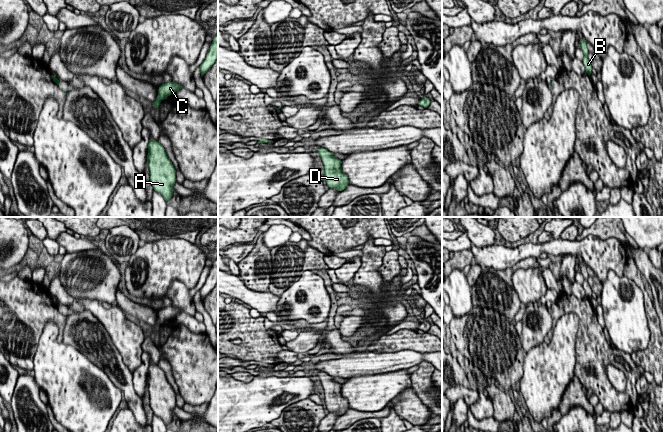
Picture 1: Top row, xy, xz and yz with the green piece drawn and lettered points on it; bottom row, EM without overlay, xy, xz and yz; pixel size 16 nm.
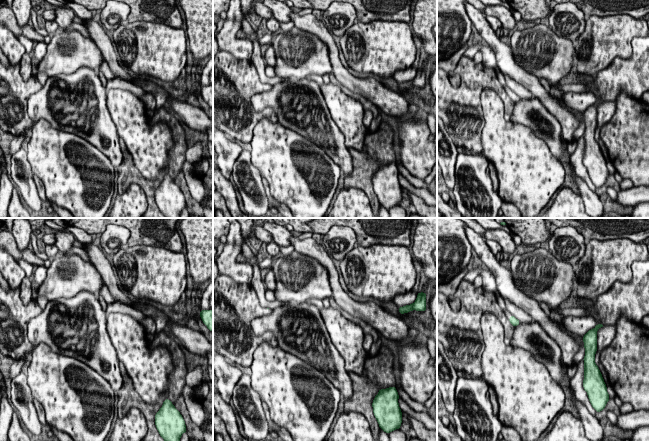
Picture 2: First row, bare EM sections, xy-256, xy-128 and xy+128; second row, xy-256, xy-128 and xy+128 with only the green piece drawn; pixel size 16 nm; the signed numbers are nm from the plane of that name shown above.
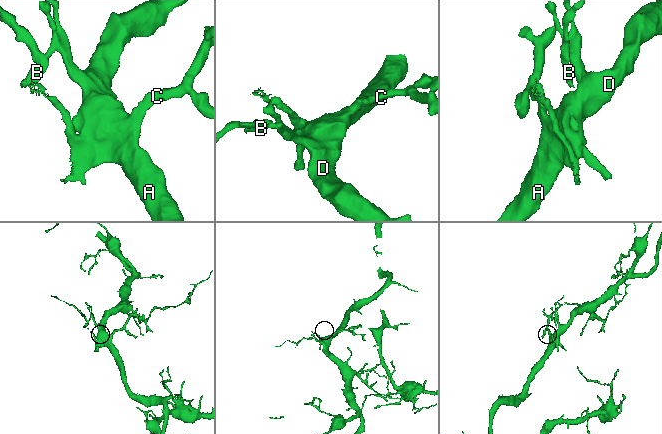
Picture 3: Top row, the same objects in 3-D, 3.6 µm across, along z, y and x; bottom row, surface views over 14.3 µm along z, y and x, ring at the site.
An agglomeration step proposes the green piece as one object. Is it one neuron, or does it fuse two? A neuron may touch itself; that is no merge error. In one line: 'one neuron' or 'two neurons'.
one neuron

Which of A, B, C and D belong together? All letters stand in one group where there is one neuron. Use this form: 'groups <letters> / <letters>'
groups A B C D

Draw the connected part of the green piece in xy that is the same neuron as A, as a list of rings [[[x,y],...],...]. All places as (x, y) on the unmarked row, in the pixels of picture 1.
[[[150,361],[147,376],[150,408],[154,415],[161,418],[167,426],[173,421],[176,393],[168,382],[164,371],[152,361]]]

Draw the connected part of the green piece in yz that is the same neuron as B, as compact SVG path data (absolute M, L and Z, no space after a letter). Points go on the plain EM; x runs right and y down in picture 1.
M583 261L582 266L580 267L579 271L581 272L581 274L584 277L584 282L583 282L582 286L585 290L586 298L588 298L590 300L592 298L593 291L592 291L590 285L588 284L589 275L588 275L586 266L587 266L586 263Z

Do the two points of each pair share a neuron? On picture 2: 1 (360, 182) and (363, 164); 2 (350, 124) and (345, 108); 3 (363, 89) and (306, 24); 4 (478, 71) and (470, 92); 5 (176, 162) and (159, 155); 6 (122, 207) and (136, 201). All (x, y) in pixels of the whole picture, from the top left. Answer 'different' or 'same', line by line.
1: same
2: same
3: same
4: same
5: different
6: same

